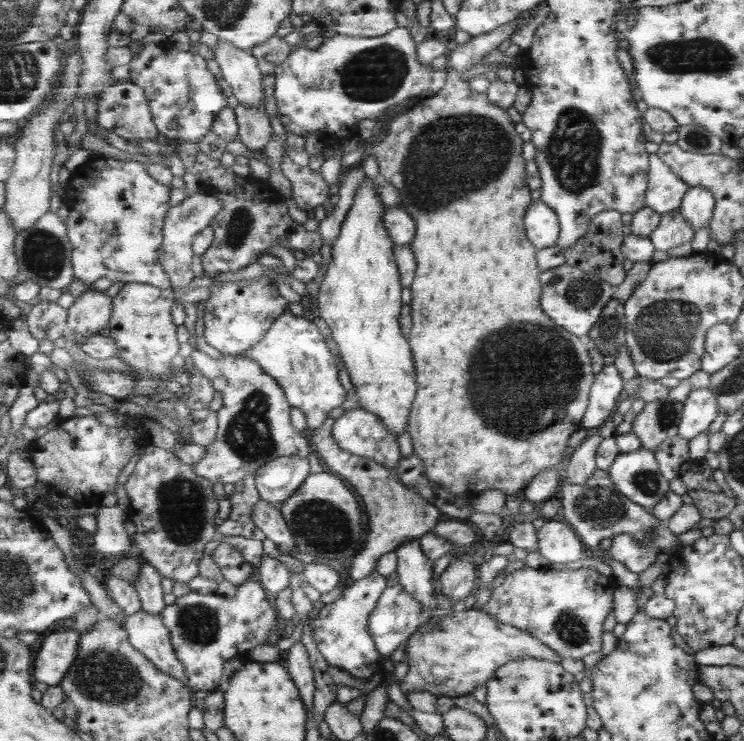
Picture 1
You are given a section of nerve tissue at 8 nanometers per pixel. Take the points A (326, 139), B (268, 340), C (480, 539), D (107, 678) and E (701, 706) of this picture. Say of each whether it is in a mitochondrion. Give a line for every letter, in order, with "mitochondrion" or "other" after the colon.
A: other
B: other
C: other
D: mitochondrion
E: other

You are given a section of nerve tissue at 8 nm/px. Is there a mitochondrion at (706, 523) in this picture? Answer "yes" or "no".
no

